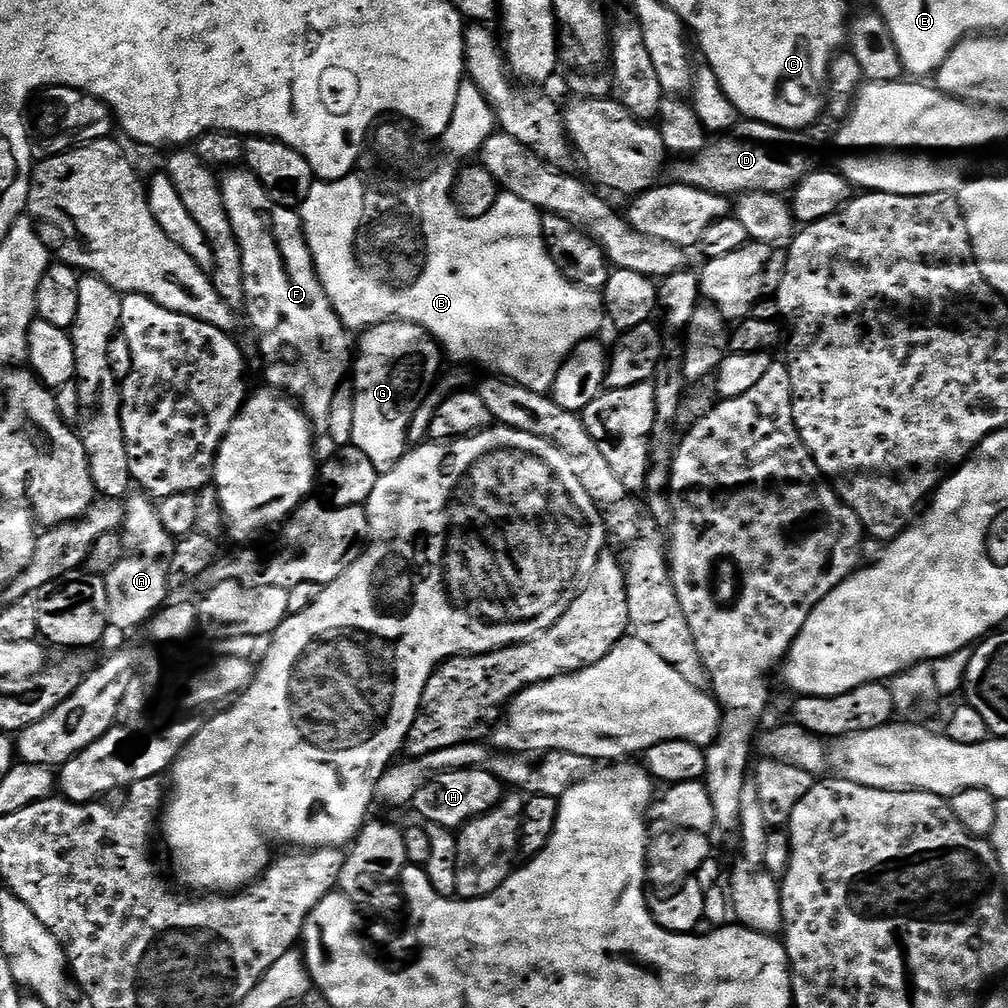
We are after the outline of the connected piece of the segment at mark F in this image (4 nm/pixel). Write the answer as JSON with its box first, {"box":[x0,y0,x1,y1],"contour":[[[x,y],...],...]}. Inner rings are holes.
{"box":[220,170,354,438],"contour":[[[240,170],[225,171],[228,173],[222,176],[220,189],[226,214],[230,214],[230,222],[234,226],[234,234],[242,250],[243,307],[248,308],[248,316],[256,327],[257,338],[260,339],[260,356],[264,359],[267,387],[287,393],[306,413],[315,435],[321,438],[327,437],[330,405],[334,402],[334,394],[338,386],[345,383],[347,376],[344,375],[347,372],[349,375],[350,365],[354,360],[353,337],[338,318],[322,282],[316,276],[314,258],[310,254],[304,237],[304,227],[300,221],[299,211],[278,206],[278,202],[274,202],[274,198],[266,194],[266,190],[256,181],[251,172],[236,171]]]}

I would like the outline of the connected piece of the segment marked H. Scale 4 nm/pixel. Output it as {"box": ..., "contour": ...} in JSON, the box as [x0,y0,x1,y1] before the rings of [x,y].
{"box":[411,768,501,830],"contour":[[[485,768],[450,769],[433,775],[430,781],[416,792],[411,807],[416,808],[417,814],[424,819],[421,821],[459,830],[474,818],[495,808],[501,799],[500,779],[494,774],[490,774]]]}

